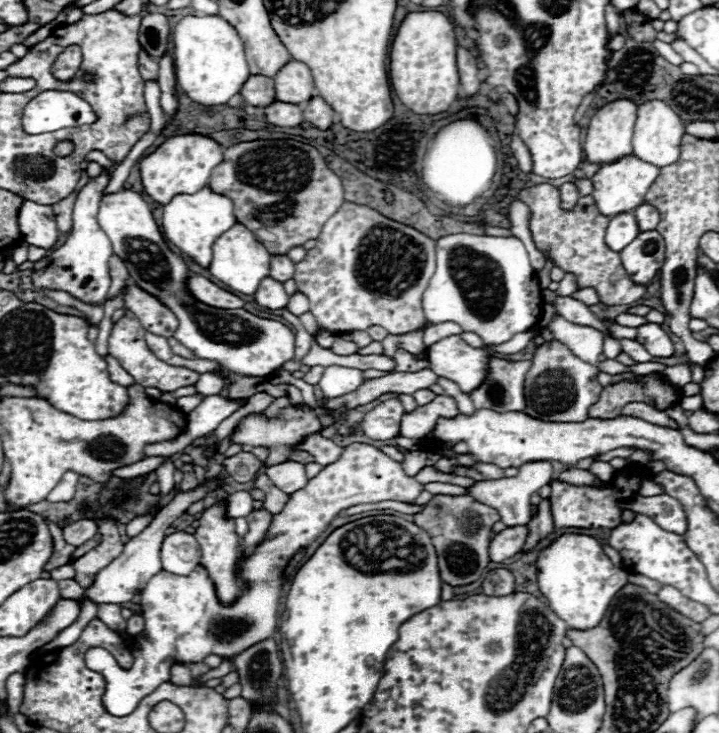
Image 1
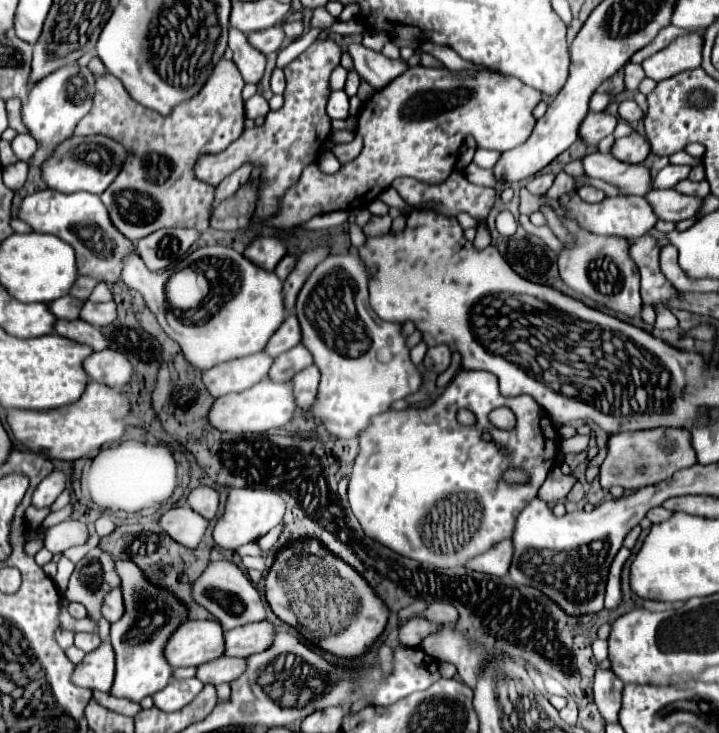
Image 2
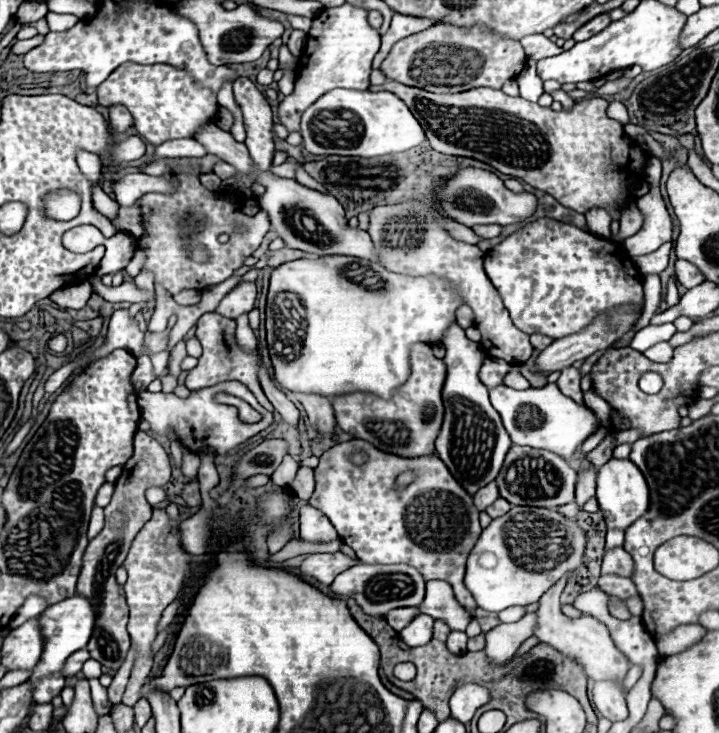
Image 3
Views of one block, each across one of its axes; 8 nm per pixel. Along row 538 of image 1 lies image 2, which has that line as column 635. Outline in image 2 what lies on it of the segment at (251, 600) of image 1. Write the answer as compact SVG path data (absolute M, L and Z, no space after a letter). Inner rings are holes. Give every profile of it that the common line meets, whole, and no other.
M525 187L520 190L519 210L521 214L530 215L531 210L540 210L542 206L550 206L556 212L556 216L560 218L560 222L564 224L564 228L574 236L574 244L564 244L564 248L558 252L560 278L572 290L576 290L588 298L594 298L598 306L606 306L616 312L628 314L628 316L640 314L640 308L642 308L640 274L638 274L634 260L628 254L630 242L620 236L596 236L596 234L584 230L578 222L574 222L574 218L570 218L566 214L566 210L562 210L560 200L548 198L546 194L544 196L530 194Z

